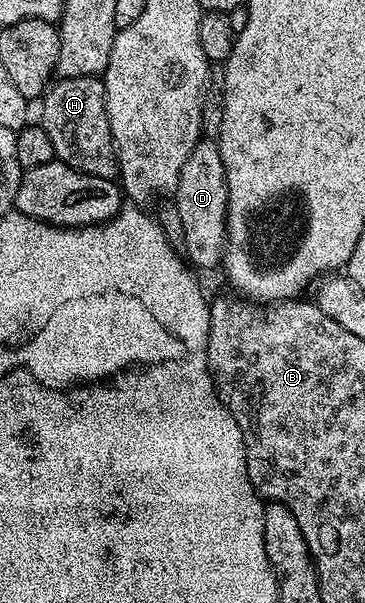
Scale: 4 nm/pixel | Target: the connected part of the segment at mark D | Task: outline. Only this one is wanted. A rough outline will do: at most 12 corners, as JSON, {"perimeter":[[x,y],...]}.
{"perimeter":[[215,140],[182,163],[174,200],[197,270],[217,268],[228,184]]}

